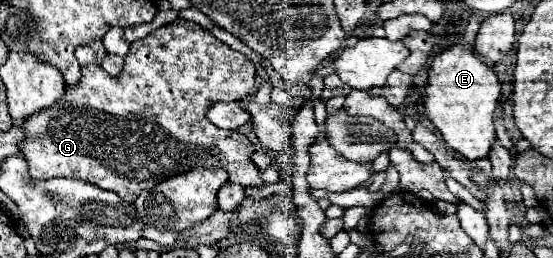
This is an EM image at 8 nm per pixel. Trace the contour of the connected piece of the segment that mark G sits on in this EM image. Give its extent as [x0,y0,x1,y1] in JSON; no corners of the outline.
[20,19,262,203]

